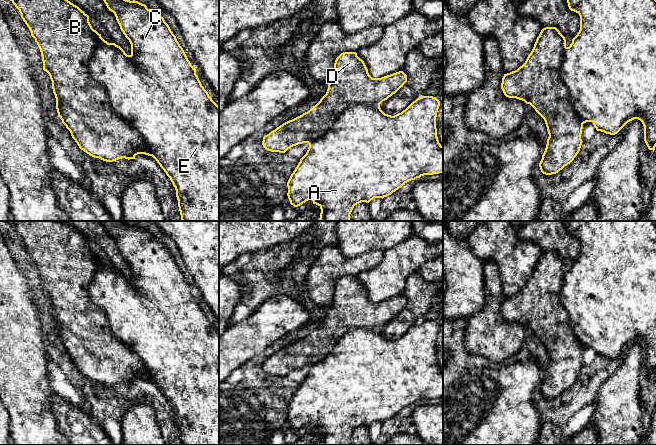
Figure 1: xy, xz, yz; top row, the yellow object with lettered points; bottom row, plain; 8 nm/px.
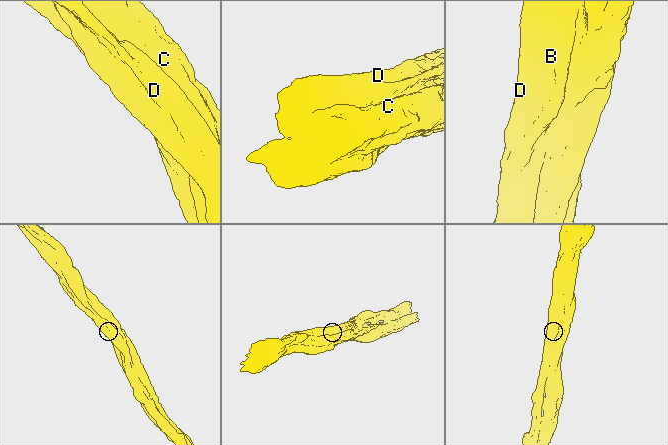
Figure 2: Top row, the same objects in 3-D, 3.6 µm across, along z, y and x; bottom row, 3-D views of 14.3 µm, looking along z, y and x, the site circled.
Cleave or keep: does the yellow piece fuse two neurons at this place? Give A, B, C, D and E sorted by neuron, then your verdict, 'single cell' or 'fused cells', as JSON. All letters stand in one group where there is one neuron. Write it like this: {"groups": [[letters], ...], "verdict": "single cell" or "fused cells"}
{"groups": [["A", "C", "E"], ["B", "D"]], "verdict": "fused cells"}

